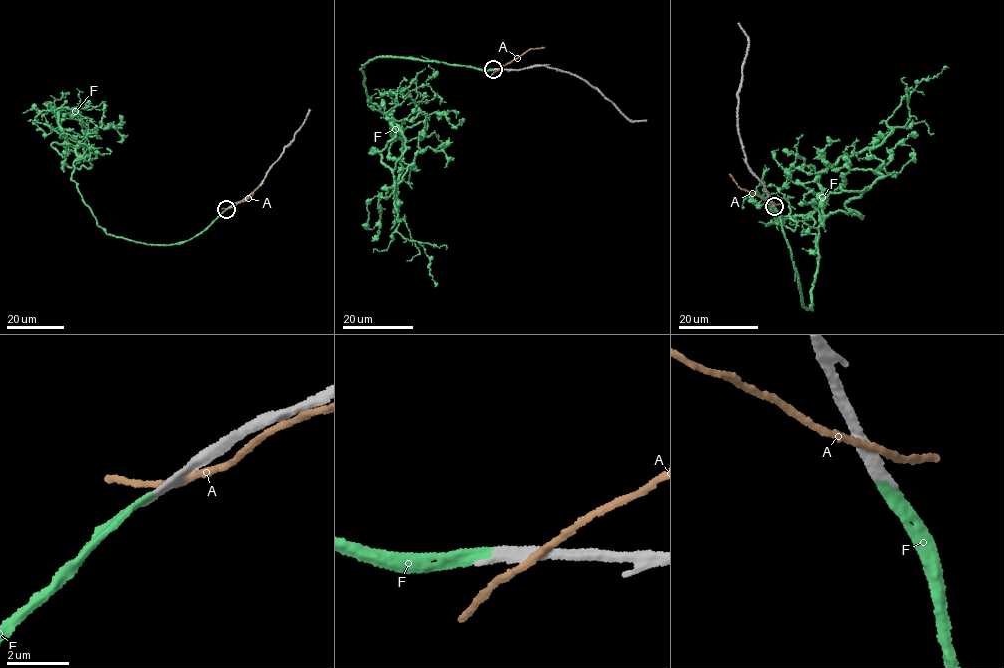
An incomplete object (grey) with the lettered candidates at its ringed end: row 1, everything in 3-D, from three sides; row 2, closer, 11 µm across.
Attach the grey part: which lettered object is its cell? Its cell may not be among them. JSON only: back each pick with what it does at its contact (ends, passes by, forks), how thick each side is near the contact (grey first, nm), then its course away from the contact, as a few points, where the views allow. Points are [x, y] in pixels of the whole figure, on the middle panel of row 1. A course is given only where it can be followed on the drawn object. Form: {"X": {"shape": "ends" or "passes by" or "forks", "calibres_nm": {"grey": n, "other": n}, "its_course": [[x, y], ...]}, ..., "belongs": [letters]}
{"F": {"shape": "ends", "calibres_nm": {"grey": 300, "other": 240}, "its_course": [[493, 69], [379, 57], [360, 68], [367, 101], [404, 143], [396, 231], [423, 247], [434, 287]]}, "belongs": ["F"]}

